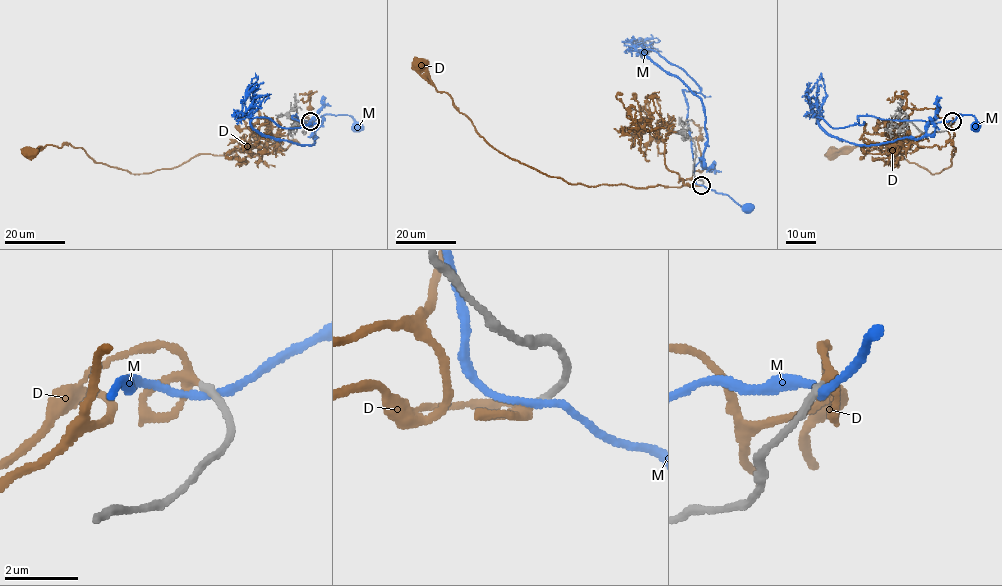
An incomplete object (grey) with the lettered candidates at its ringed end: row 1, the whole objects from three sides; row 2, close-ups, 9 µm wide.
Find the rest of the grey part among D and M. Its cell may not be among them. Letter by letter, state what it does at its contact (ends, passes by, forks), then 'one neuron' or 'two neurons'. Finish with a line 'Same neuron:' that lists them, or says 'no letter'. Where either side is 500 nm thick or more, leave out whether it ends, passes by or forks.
D: it forks there; one neuron
M: it passes by; two neurons
Same neuron: D

